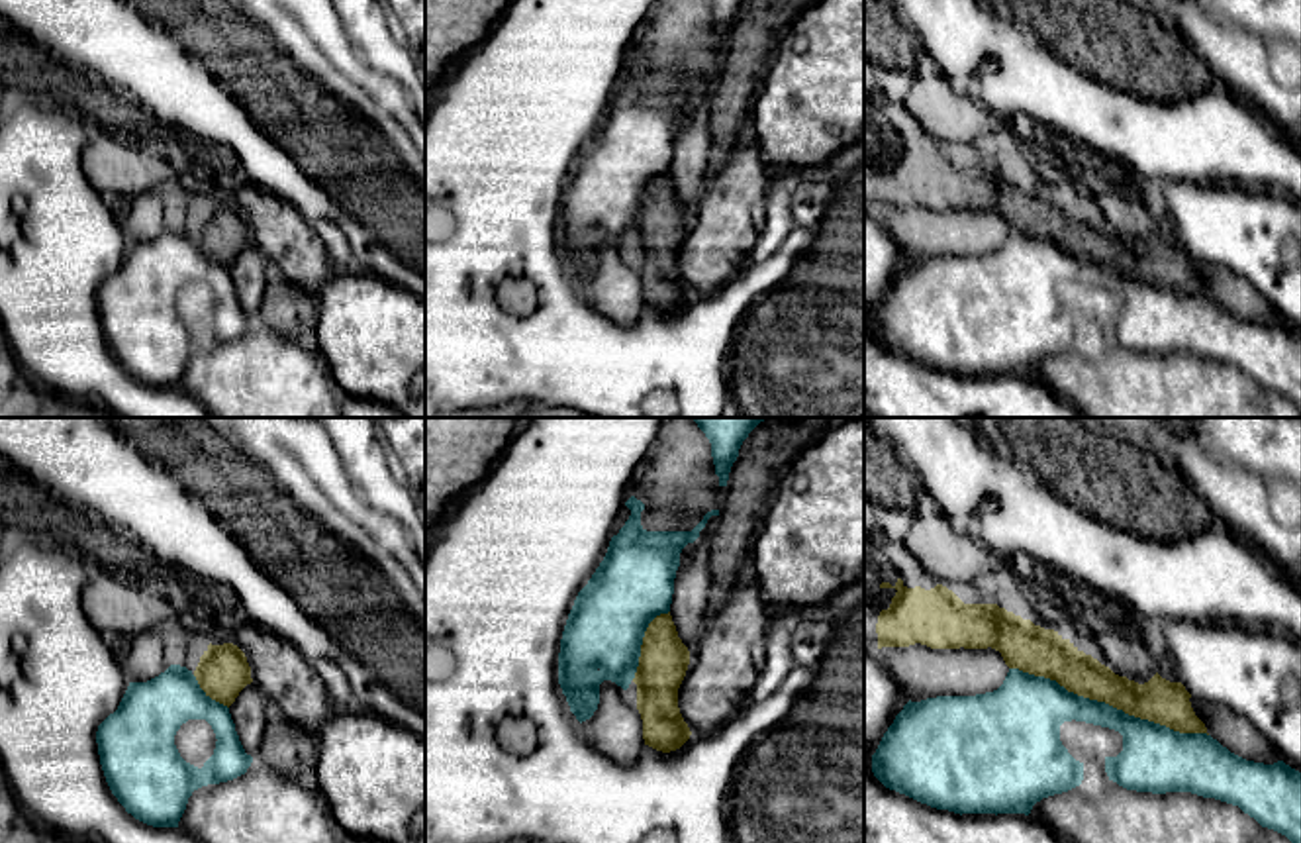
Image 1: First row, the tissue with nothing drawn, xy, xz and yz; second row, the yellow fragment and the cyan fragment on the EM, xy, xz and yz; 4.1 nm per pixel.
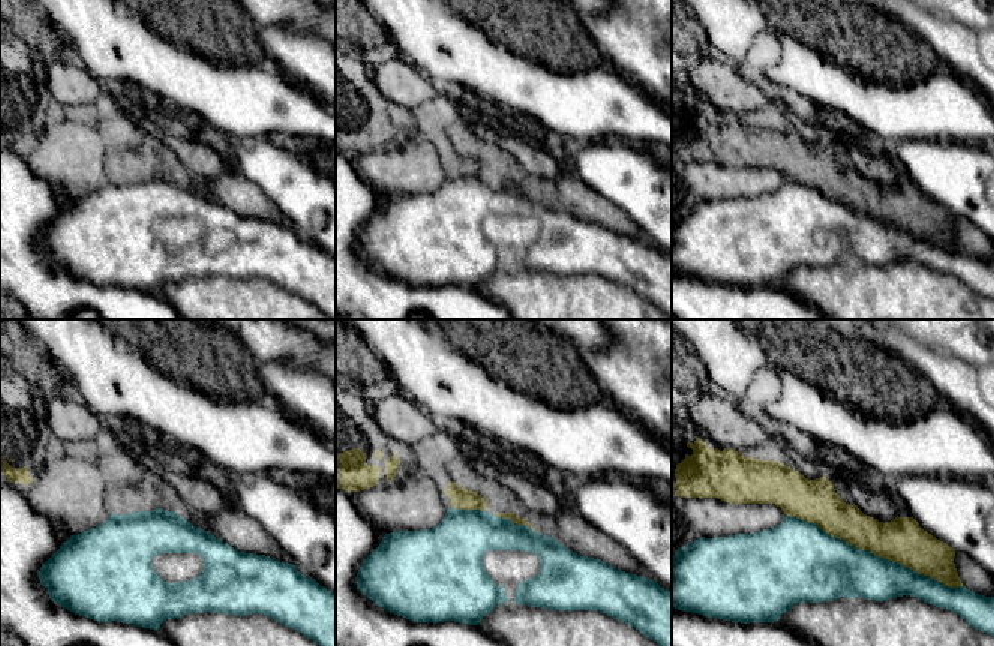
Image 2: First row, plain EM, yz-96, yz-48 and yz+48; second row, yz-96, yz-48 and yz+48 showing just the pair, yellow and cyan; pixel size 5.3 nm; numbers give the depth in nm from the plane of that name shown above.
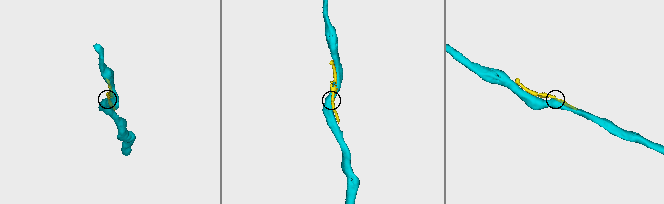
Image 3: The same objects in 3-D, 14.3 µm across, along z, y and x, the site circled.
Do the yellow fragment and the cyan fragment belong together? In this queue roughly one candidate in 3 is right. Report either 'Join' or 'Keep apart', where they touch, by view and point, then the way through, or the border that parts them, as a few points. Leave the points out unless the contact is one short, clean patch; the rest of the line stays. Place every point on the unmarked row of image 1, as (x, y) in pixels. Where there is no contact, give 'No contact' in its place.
Keep apart. Touches yellow at yz (1109, 265)

